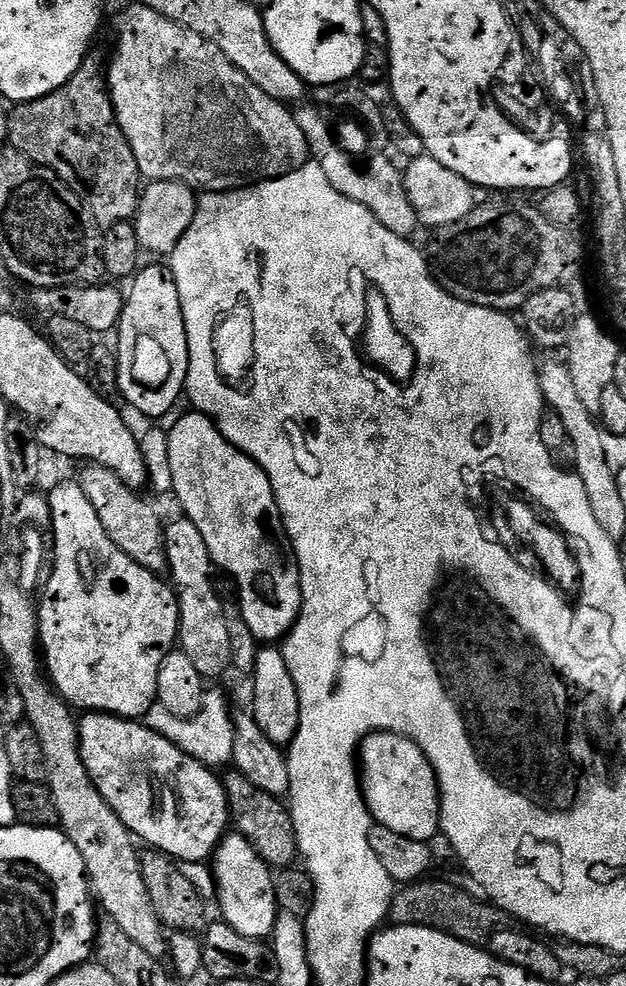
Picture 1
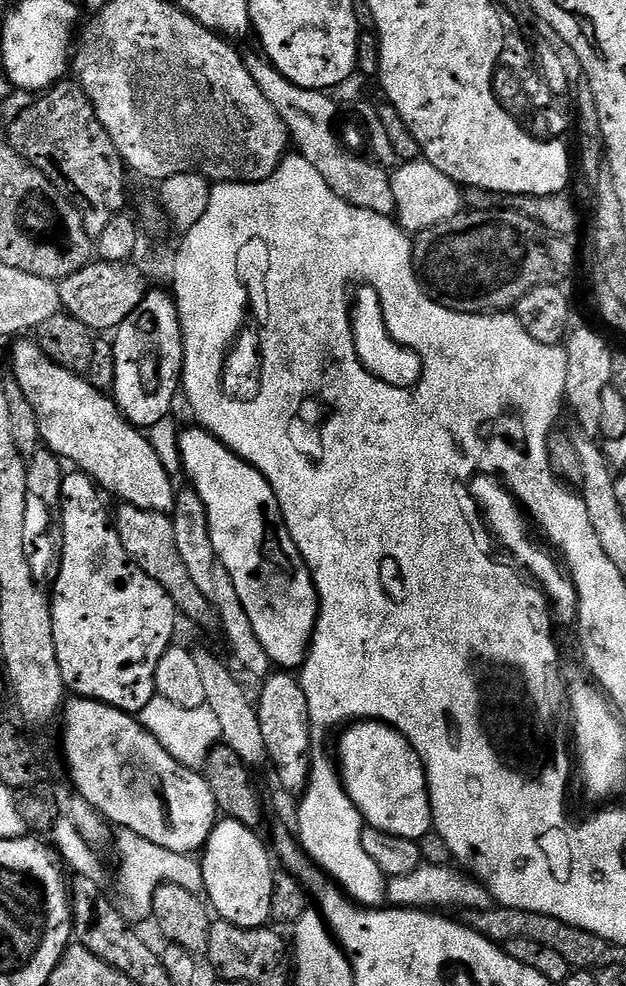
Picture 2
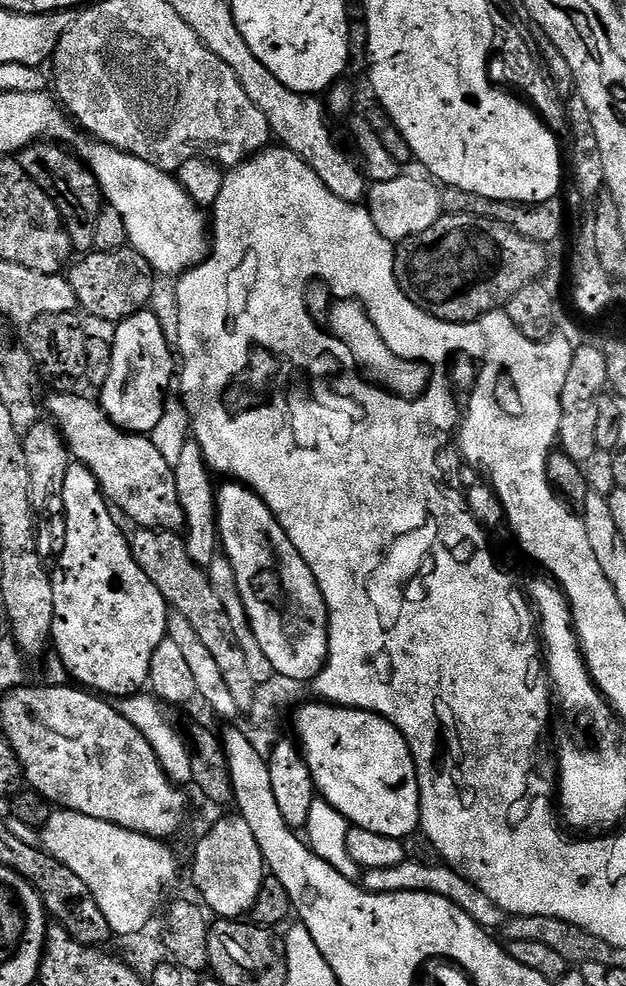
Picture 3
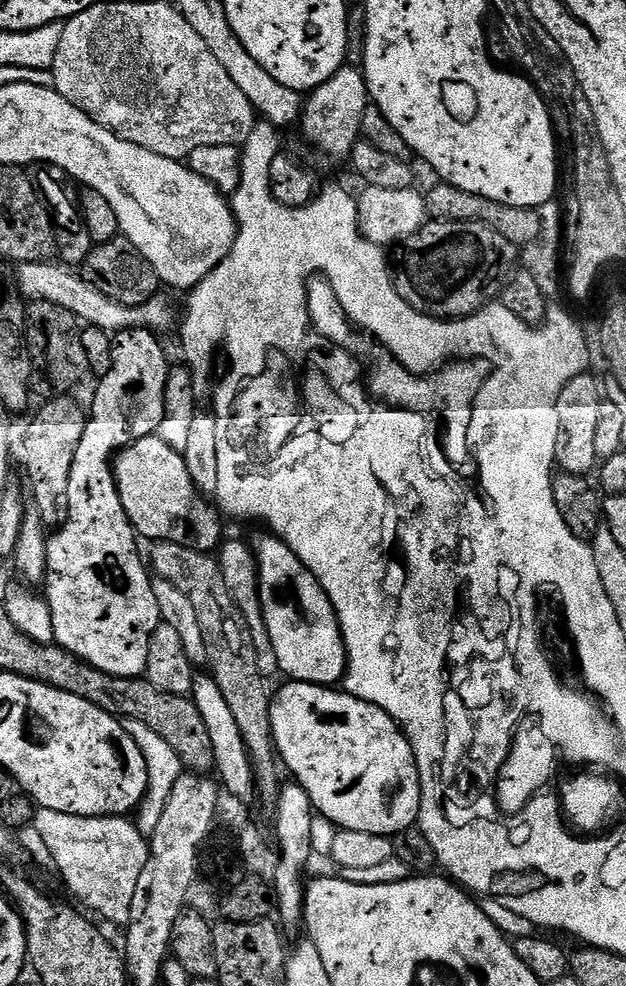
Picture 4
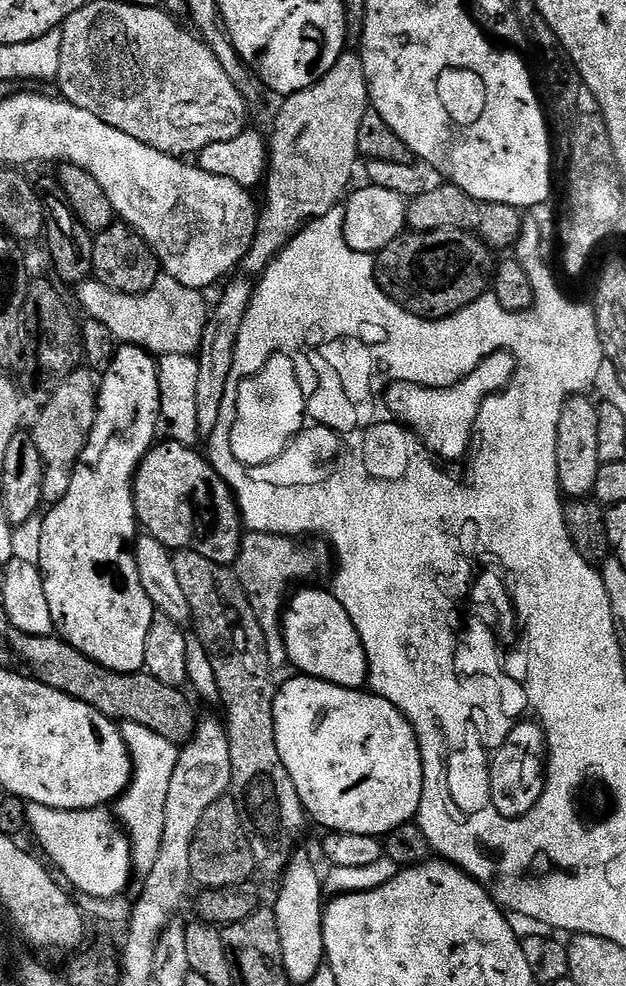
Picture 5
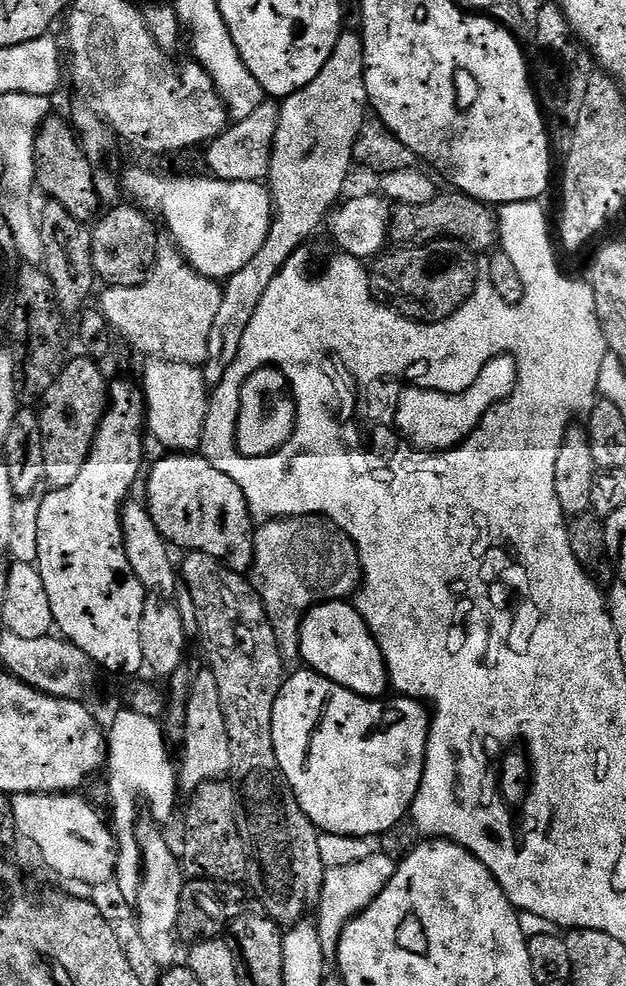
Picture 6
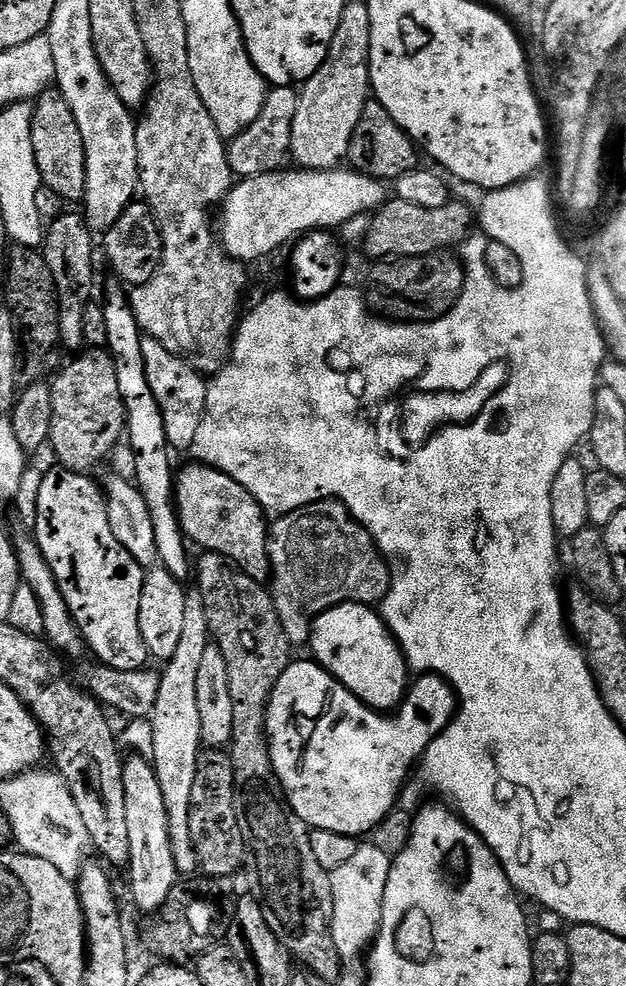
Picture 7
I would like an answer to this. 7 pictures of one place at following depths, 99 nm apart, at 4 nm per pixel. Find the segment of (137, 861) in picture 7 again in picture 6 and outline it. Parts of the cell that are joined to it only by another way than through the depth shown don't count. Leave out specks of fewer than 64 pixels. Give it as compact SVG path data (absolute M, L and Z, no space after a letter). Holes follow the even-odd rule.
M151 818L141 819L136 826L138 846L142 846L142 890L134 912L140 915L140 940L144 948L163 966L172 966L176 960L176 936L180 926L178 910L180 900L186 894L186 873L181 857L168 845L159 823Z

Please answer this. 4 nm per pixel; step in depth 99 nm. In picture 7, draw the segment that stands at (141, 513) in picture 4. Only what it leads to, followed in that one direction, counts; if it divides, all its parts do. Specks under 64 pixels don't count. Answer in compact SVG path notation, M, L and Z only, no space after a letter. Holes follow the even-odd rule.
M192 462L192 465L190 465L189 468L184 468L181 470L181 472L179 469L178 475L175 477L174 501L176 517L180 522L181 528L183 529L183 534L189 541L191 541L192 544L194 542L198 547L204 548L200 550L203 550L205 553L223 556L224 559L232 565L232 567L239 568L241 572L245 572L245 574L252 580L264 582L269 579L270 569L267 556L267 540L270 524L268 520L264 521L264 519L266 519L266 513L264 509L261 508L259 504L257 504L256 499L251 496L241 484L234 482L229 476L226 475L226 473L219 472L217 468L210 468L208 465L199 462Z

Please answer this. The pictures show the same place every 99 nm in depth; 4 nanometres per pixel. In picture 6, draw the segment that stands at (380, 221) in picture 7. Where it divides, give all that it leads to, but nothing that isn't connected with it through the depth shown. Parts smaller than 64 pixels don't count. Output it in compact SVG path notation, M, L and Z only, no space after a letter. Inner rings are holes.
M448 190L448 193L438 194L430 202L422 202L422 206L406 206L397 204L388 214L388 238L392 242L407 242L413 244L429 244L435 240L457 240L467 246L473 253L481 254L487 248L495 249L498 244L498 216L489 205L465 196L463 192Z

